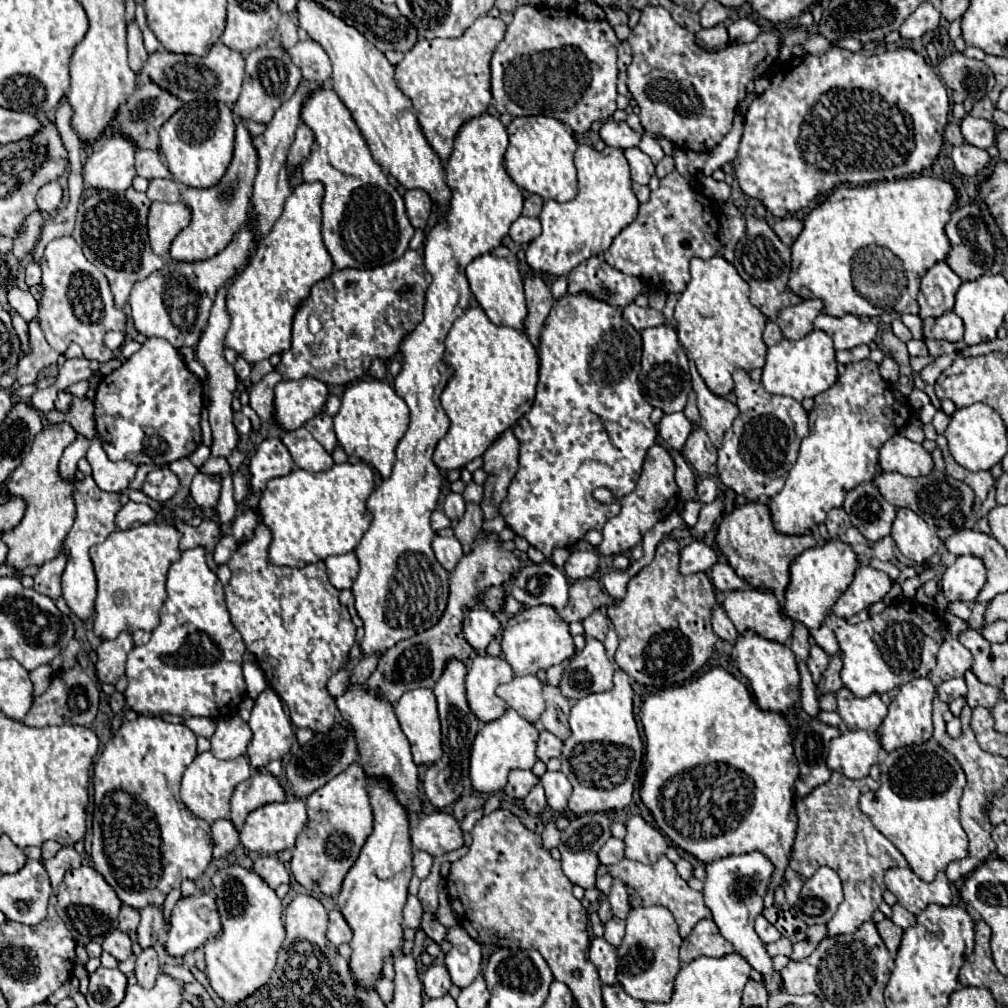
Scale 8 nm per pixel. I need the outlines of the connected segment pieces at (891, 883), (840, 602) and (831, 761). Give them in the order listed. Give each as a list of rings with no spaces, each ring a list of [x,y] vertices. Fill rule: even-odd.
[[[893,867],[885,873],[885,885],[897,897],[897,903],[903,905],[913,915],[919,915],[929,903],[935,903],[941,907],[951,905],[949,879],[943,871],[937,873],[935,881],[925,883],[909,867],[905,869]]]
[[[859,565],[855,569],[853,583],[845,589],[845,593],[833,605],[833,613],[837,617],[849,619],[855,613],[867,609],[869,605],[881,601],[889,593],[891,585],[893,585],[893,581],[887,573],[883,573],[871,565]]]
[[[843,731],[829,745],[827,767],[849,779],[863,779],[877,763],[879,741],[867,731]]]

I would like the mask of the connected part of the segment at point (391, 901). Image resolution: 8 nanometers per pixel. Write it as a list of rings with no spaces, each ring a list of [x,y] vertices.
[[[381,781],[369,783],[369,797],[373,807],[373,833],[361,849],[359,859],[349,869],[341,893],[337,897],[339,911],[353,931],[349,941],[351,959],[349,969],[355,977],[355,985],[363,989],[375,989],[375,983],[383,977],[383,963],[391,957],[393,949],[403,945],[403,907],[407,901],[407,885],[413,875],[411,865],[411,839],[409,839],[409,817],[399,805],[391,787]]]

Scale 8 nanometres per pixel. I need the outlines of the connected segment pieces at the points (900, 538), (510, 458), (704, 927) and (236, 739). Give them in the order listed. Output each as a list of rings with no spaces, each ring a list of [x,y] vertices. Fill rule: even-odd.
[[[897,509],[897,517],[891,527],[891,537],[897,543],[899,551],[915,563],[931,559],[941,545],[937,539],[937,529],[929,527],[911,509]]]
[[[513,429],[503,431],[491,449],[483,453],[483,469],[487,471],[489,479],[485,483],[485,499],[481,509],[485,519],[493,519],[499,515],[499,503],[507,495],[507,487],[517,471],[517,457],[519,457],[519,441],[513,435]]]
[[[703,919],[695,925],[695,929],[689,933],[687,939],[683,939],[679,959],[683,965],[691,963],[697,957],[725,957],[733,953],[733,945],[715,929],[715,921]]]
[[[227,715],[217,721],[217,729],[209,741],[209,751],[217,759],[235,759],[239,755],[245,755],[251,741],[251,729],[239,715]]]

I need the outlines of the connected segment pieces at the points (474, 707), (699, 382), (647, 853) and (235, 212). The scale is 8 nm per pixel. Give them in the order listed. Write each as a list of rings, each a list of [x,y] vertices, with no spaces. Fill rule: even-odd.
[[[475,657],[467,673],[467,701],[475,717],[483,723],[499,719],[507,705],[495,695],[495,689],[511,681],[513,671],[501,657]]]
[[[691,363],[691,381],[693,381],[693,389],[697,393],[697,409],[701,413],[701,425],[707,431],[711,443],[715,447],[719,447],[725,431],[731,429],[735,417],[739,415],[739,409],[731,401],[713,395],[707,389],[707,385],[703,383],[703,379],[699,377],[693,363]]]
[[[639,815],[627,821],[627,835],[623,843],[625,857],[639,863],[655,863],[661,855],[665,855],[669,847],[665,837],[647,821],[643,821]]]
[[[237,123],[235,153],[233,153],[233,161],[227,169],[227,173],[223,175],[223,179],[209,189],[187,187],[183,191],[183,201],[189,205],[193,219],[191,219],[189,227],[185,227],[171,243],[169,257],[173,261],[189,261],[189,263],[205,261],[229,245],[233,235],[241,229],[241,225],[247,219],[247,211],[249,211],[249,203],[251,203],[251,195],[253,195],[255,173],[257,173],[257,153],[251,143],[251,135],[241,123]]]

